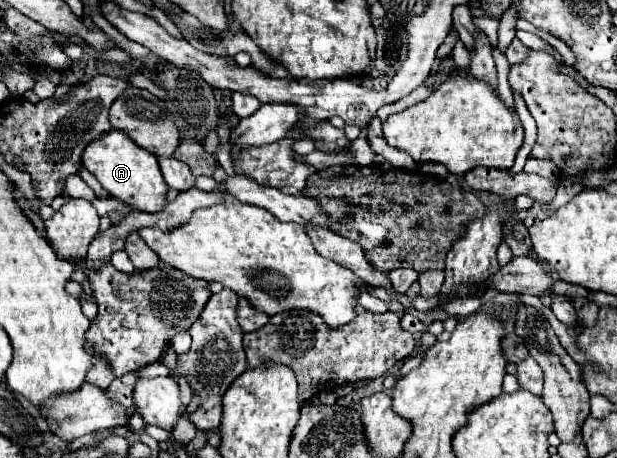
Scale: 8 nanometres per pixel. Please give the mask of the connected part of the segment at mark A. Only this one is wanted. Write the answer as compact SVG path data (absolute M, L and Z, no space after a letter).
M112 130L108 134L100 136L98 140L94 140L92 144L88 144L88 148L84 150L84 156L82 156L82 164L86 170L90 170L98 178L102 188L108 190L108 194L112 198L118 198L126 206L140 210L140 212L150 212L150 214L164 210L166 194L170 188L160 174L156 156L148 154L148 150L142 150L140 146L136 146L120 130Z

